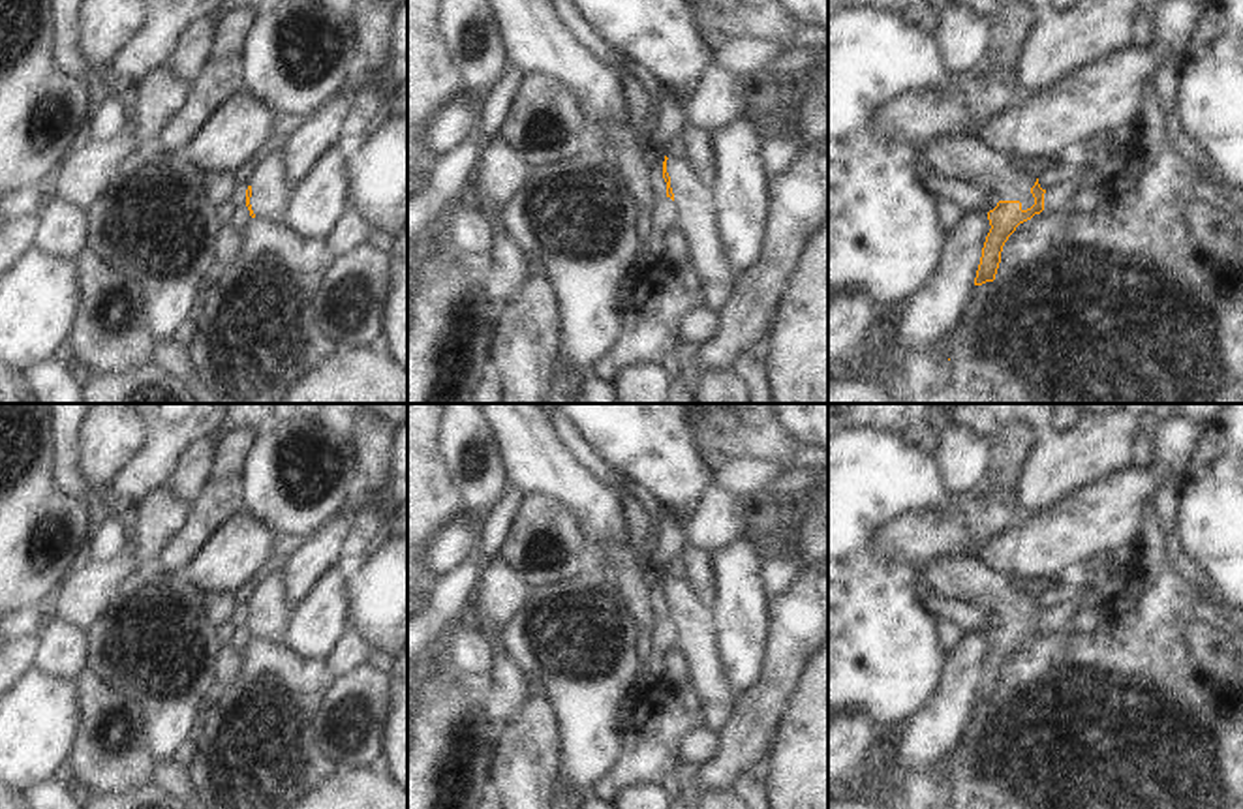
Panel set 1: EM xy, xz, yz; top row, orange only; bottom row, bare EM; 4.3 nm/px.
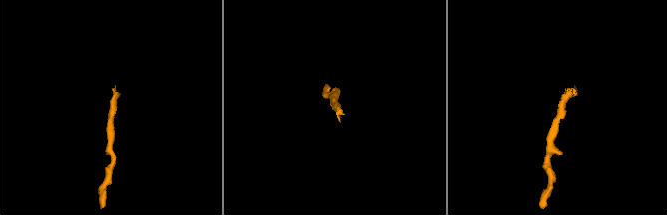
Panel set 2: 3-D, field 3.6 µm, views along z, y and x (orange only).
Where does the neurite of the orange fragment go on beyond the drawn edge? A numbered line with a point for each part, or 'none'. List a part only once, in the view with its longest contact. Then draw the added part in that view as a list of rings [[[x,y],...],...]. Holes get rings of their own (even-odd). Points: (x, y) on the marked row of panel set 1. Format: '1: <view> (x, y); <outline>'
1: yz (962, 158); [[[931,137],[922,141],[916,156],[924,175],[963,180],[982,191],[995,191],[999,201],[1020,201],[1021,210],[1035,205],[1031,188],[1036,178],[973,137]]]

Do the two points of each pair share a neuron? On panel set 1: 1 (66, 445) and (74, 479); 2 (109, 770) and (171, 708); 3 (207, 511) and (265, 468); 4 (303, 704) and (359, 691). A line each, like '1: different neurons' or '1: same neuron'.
1: same neuron
2: different neurons
3: different neurons
4: different neurons

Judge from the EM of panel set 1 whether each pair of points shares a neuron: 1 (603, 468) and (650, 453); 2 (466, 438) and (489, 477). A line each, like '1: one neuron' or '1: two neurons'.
1: two neurons
2: one neuron

